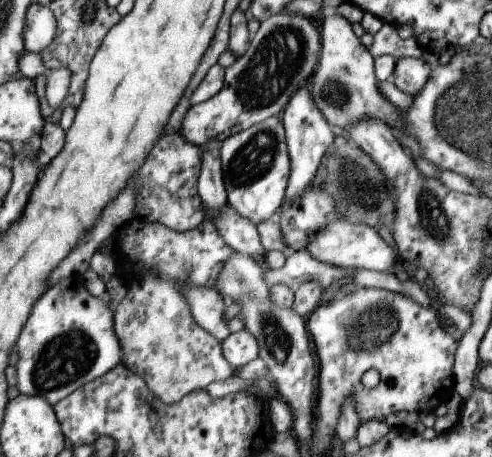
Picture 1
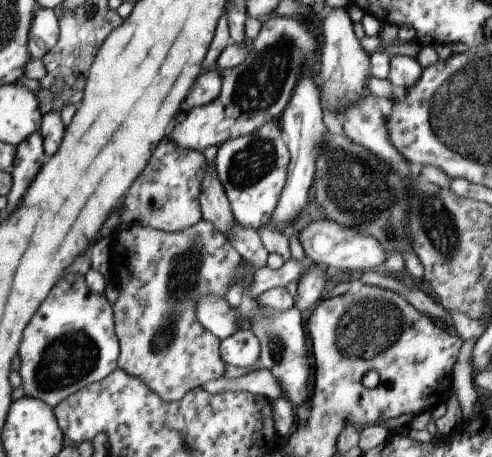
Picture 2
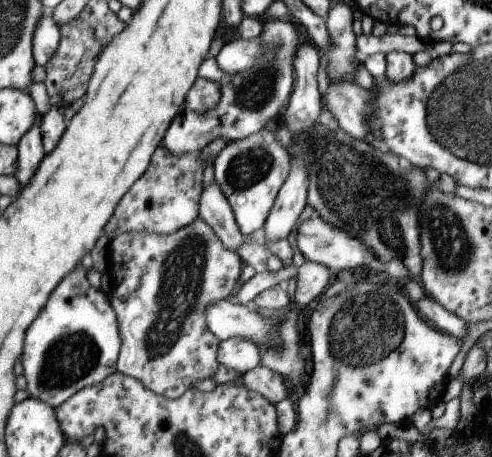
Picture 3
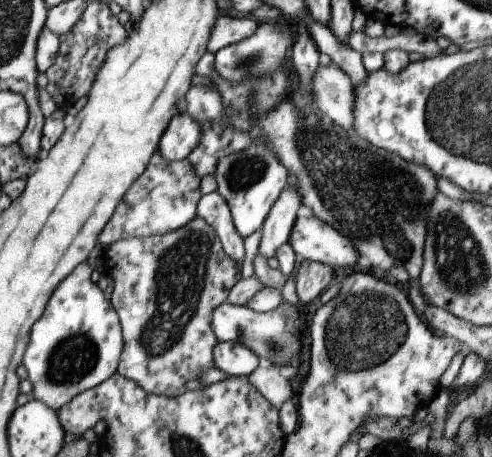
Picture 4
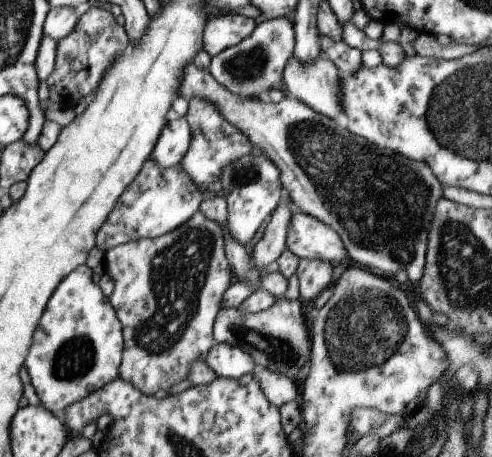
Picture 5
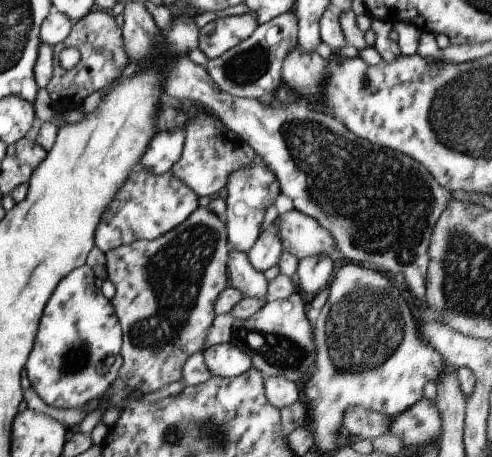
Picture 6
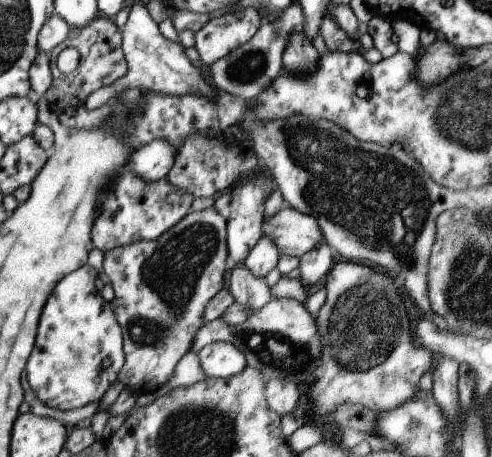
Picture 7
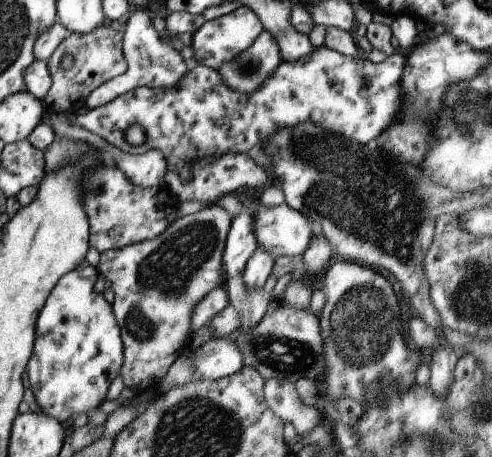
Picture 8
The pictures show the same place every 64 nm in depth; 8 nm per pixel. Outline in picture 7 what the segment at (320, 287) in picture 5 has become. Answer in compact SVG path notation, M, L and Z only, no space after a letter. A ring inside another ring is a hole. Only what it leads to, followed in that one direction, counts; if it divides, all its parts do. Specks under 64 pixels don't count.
M327 242L319 244L317 248L313 248L307 254L303 254L299 258L299 274L301 274L299 282L307 284L305 290L315 286L315 284L325 284L327 274L335 266L333 264L335 260L337 260L337 256L335 256L333 248Z

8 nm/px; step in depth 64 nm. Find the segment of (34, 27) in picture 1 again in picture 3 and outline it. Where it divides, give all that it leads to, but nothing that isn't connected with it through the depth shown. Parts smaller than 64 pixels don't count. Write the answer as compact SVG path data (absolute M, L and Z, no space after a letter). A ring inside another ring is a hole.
M43 12L31 38L31 54L33 54L35 66L45 66L47 60L57 52L59 42L61 42L61 32L53 20L53 14Z

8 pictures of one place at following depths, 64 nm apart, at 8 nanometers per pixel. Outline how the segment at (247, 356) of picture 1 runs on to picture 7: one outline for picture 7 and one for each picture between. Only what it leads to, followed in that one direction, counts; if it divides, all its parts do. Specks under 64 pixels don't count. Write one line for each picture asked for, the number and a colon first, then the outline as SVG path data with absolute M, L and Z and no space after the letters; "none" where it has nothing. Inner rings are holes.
2: M239 330L219 344L219 354L225 366L247 370L259 360L261 346L251 330Z
3: M229 338L219 342L217 362L237 374L247 374L249 370L257 368L261 360L261 348L255 346L247 338Z
4: M219 342L213 350L215 368L223 370L227 378L249 376L255 368L259 368L259 356L239 342Z
5: M215 344L207 354L207 366L213 372L217 372L219 378L235 378L235 380L257 370L253 358L241 346L231 344Z
6: M231 344L207 346L201 356L205 358L205 366L213 378L237 378L251 368L249 354Z
7: M213 342L197 354L201 358L201 368L207 378L227 380L247 368L245 354L237 346L227 342Z

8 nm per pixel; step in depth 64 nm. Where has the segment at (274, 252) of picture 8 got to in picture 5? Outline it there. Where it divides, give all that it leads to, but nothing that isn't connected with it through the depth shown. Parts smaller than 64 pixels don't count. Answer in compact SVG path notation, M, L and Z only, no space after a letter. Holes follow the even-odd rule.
M305 212L291 216L285 244L299 260L321 260L331 266L351 264L337 232Z

